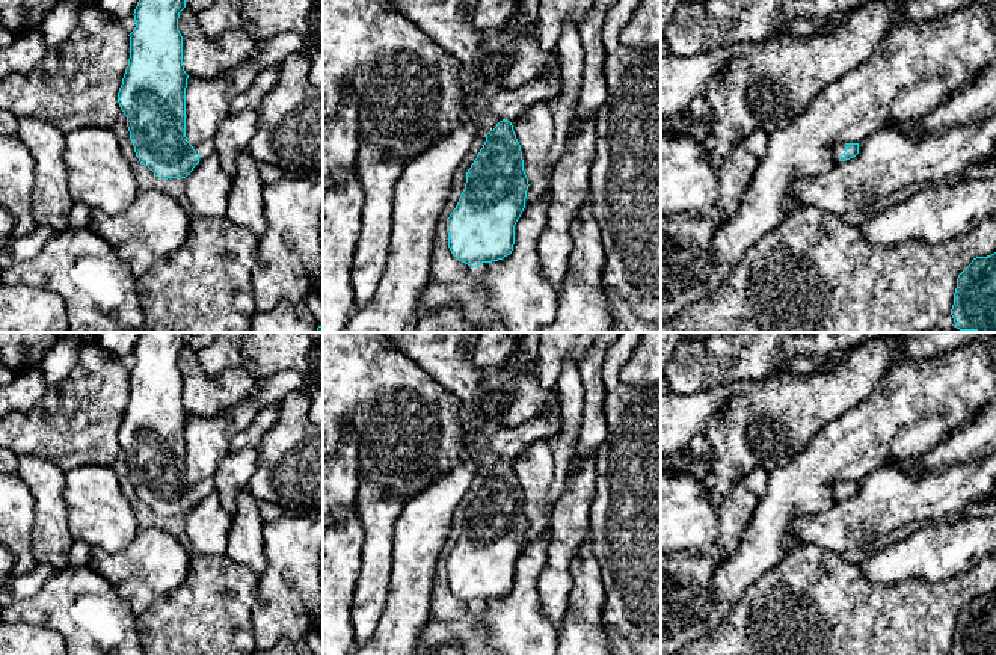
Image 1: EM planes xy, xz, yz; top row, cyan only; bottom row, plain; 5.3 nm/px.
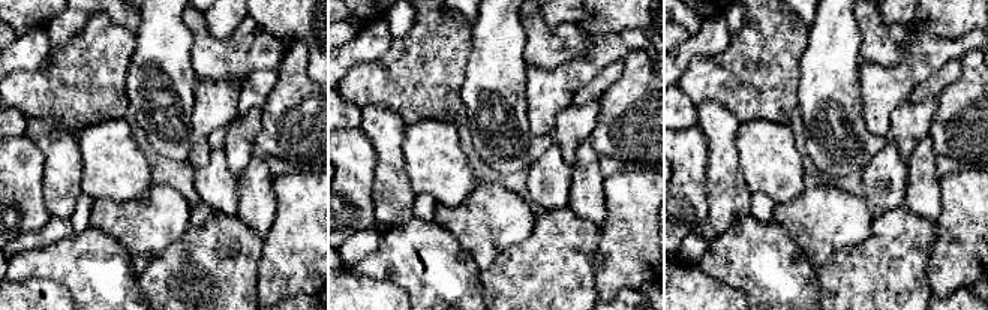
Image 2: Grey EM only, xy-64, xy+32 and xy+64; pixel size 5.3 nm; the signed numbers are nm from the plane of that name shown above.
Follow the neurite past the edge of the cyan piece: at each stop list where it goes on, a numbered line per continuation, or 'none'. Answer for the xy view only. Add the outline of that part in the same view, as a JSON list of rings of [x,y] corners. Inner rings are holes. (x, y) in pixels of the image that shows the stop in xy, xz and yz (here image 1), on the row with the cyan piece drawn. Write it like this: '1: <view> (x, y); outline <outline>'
1: xy (205, 148); outline [[[208,139],[202,143],[195,145],[193,149],[199,155],[199,161],[202,161],[202,160],[205,160],[207,157],[210,157],[211,154],[216,152],[214,140]]]

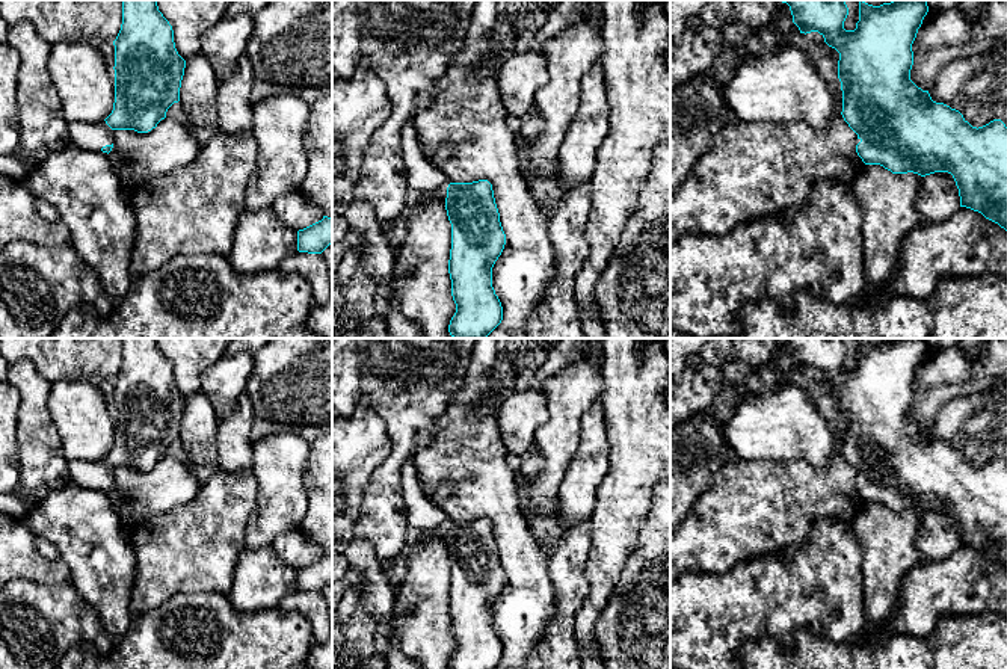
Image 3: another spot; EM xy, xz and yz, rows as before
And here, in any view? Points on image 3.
1: xy (92, 136); outline [[[72,121],[69,122],[69,142],[83,150],[101,151],[103,146],[113,143],[112,131],[106,121]]]

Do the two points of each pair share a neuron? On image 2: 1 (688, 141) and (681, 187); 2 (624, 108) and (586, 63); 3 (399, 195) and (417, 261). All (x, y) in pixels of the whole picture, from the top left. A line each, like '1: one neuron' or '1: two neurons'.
1: one neuron
2: two neurons
3: two neurons

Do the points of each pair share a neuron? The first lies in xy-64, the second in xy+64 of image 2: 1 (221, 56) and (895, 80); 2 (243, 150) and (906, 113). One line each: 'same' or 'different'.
1: different
2: same

